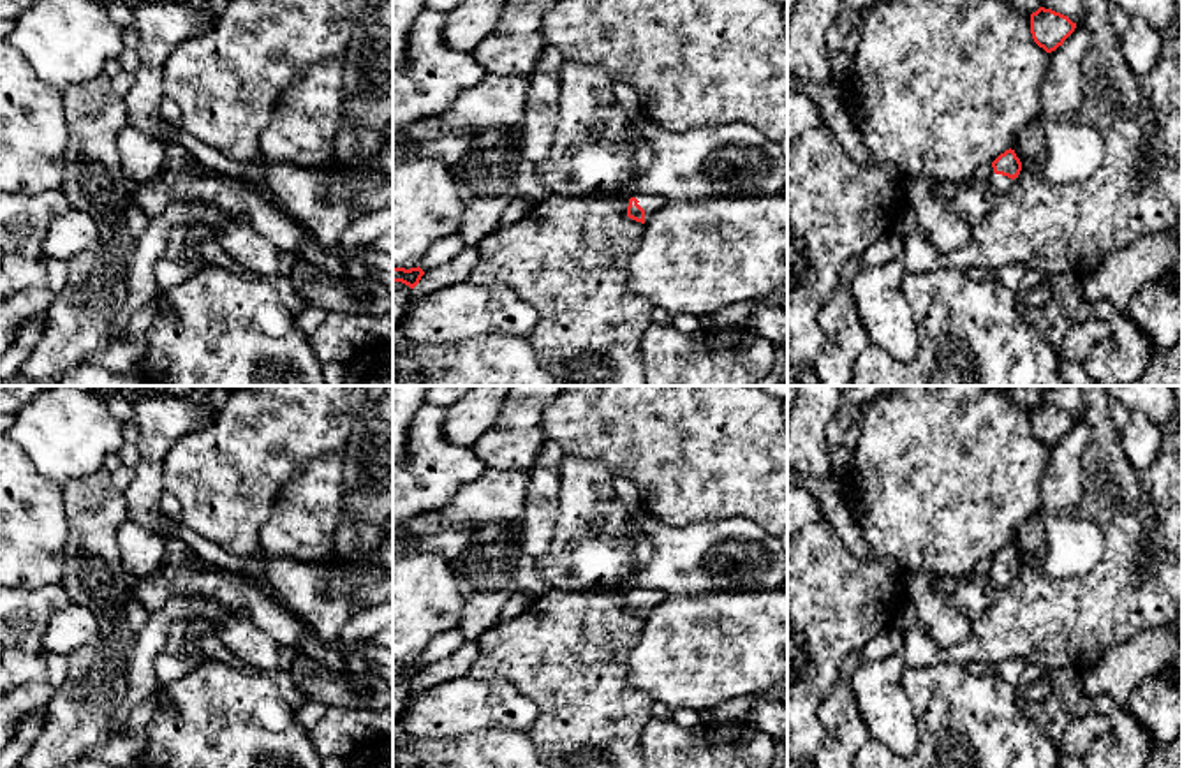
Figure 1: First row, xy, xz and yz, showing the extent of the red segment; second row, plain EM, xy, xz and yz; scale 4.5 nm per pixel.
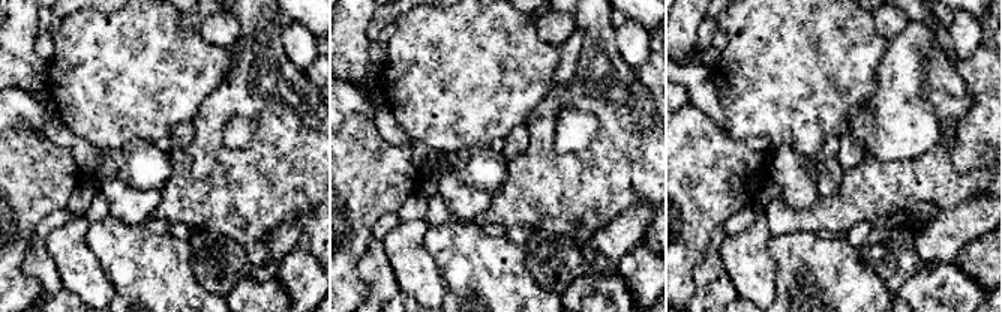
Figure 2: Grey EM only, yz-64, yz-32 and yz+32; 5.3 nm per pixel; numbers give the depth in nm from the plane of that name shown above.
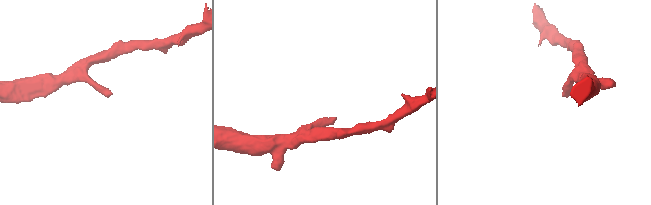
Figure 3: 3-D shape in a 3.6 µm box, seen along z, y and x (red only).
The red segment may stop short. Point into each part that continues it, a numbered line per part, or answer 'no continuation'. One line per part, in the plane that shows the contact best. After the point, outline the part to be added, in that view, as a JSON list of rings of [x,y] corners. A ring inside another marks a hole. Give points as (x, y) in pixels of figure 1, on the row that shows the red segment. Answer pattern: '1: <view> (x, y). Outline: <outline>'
1: xz (650, 203). Outline: [[[632,194],[631,197],[636,197],[639,203],[639,206],[645,210],[645,222],[659,210],[659,208],[662,208],[666,203],[668,203],[668,199],[666,197],[662,197],[662,196],[659,196],[659,194]],[[629,197],[629,199],[631,199]],[[625,199],[625,204],[629,206],[629,199]]]

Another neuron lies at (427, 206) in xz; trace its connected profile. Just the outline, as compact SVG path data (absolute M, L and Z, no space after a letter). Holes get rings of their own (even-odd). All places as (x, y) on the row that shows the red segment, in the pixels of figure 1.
M393 150L393 268L417 268L432 245L454 238L462 211L449 167Z

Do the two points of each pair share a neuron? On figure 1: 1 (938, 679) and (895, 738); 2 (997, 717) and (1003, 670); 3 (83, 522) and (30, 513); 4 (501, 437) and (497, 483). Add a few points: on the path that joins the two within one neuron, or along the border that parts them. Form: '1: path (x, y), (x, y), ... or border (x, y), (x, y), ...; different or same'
1: border (906, 668), (902, 687), (915, 708), (916, 749); different
2: border (992, 670), (1013, 686); different
3: border (62, 487), (67, 527), (66, 559); different
4: border (487, 467), (527, 472); different

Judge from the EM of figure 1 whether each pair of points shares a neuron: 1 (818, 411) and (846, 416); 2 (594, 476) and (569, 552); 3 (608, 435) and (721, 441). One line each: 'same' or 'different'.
1: different
2: same
3: same

